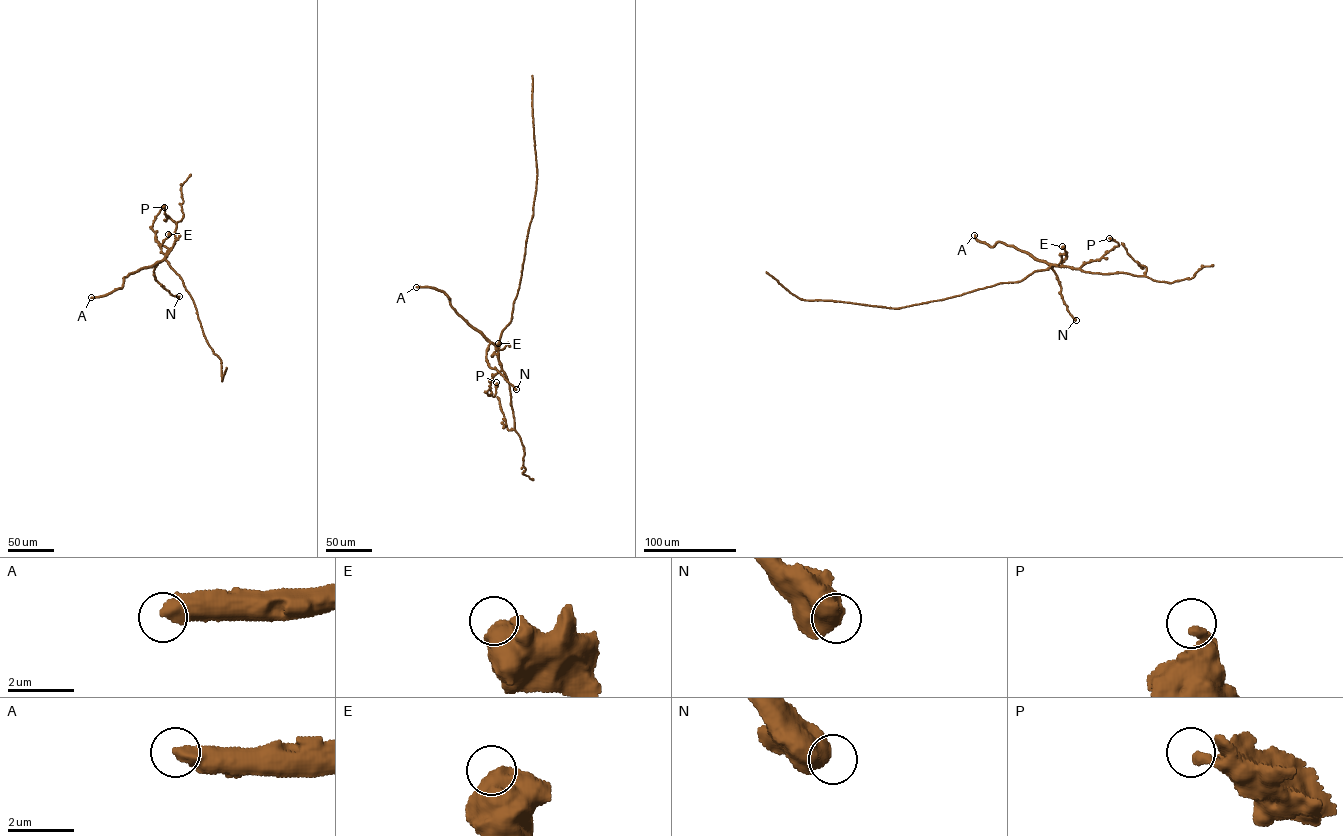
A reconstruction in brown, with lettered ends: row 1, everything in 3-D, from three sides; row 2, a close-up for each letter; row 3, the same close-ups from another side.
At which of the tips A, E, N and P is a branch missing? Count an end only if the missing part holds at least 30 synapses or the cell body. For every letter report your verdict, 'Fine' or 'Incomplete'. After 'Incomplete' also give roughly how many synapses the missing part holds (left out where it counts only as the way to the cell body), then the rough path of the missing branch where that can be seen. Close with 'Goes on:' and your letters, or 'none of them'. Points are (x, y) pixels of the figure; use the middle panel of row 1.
A: Fine
E: Fine
N: Fine
P: Fine
Goes on: none of them

